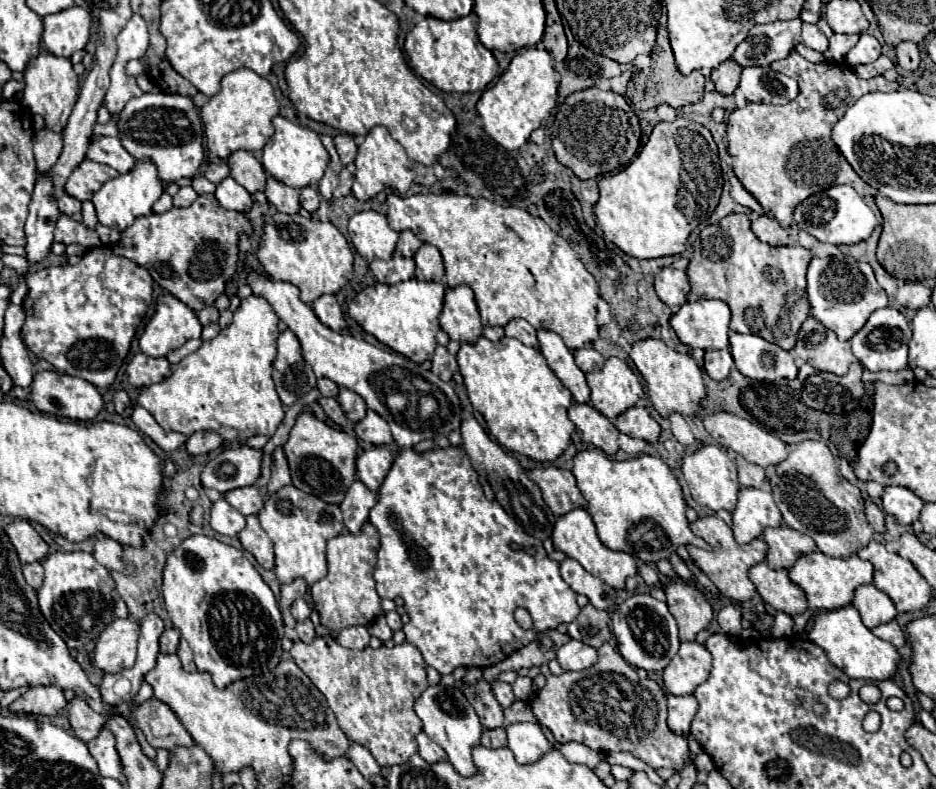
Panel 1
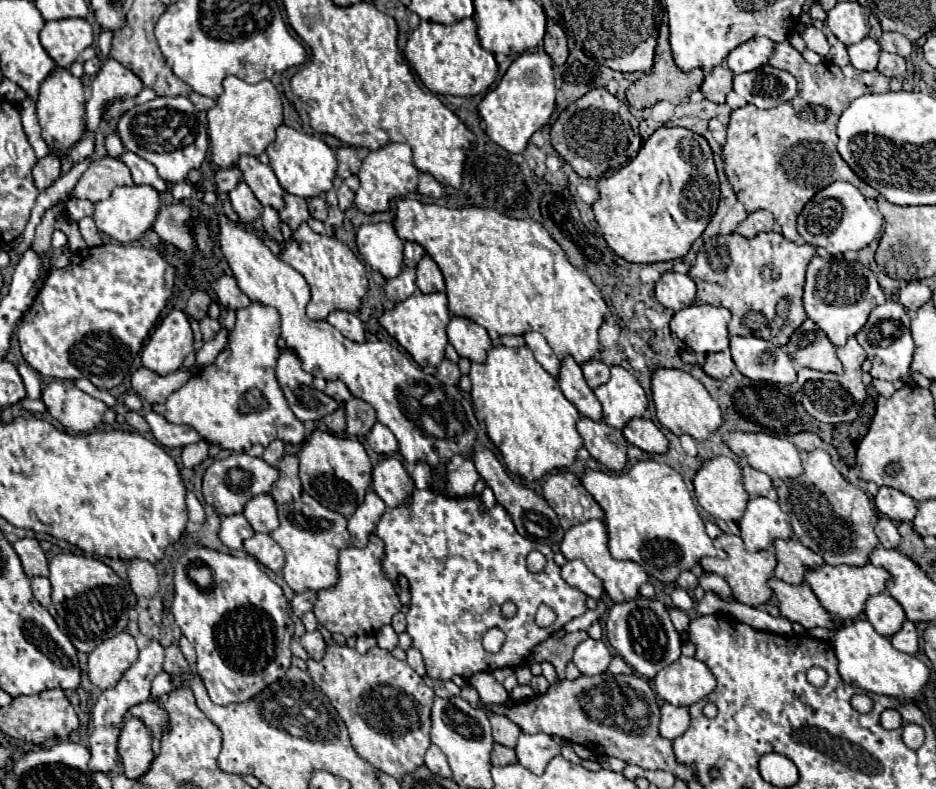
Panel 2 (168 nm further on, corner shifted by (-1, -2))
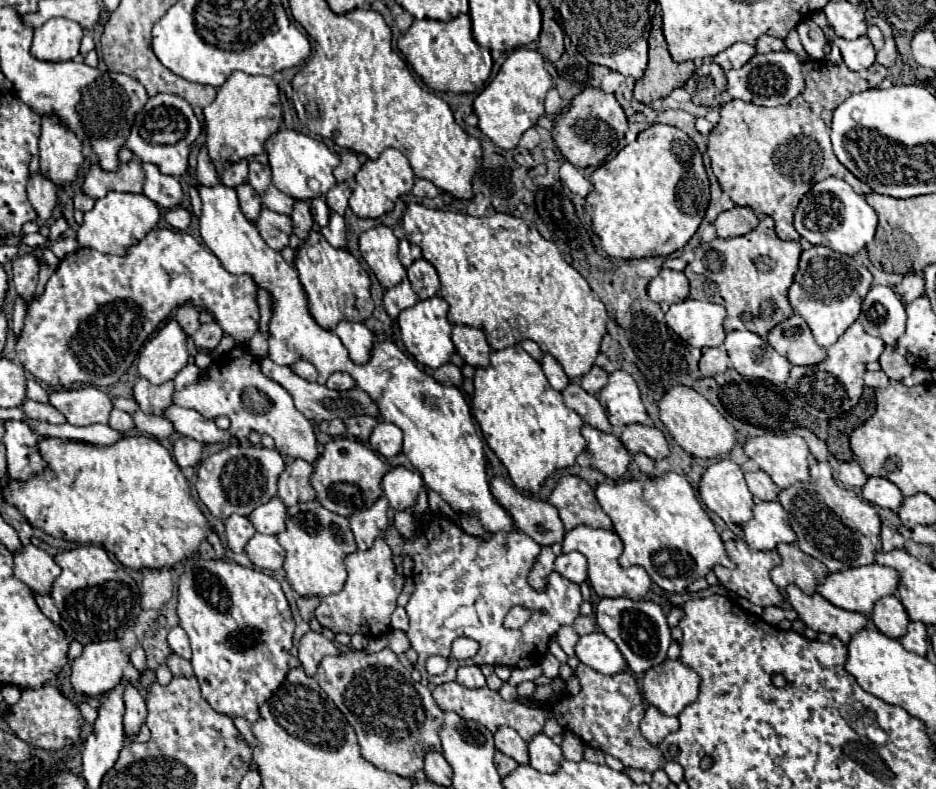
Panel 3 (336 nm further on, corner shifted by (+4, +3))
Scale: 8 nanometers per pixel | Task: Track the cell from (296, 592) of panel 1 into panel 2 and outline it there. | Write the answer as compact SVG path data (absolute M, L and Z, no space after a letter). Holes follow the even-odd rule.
M302 591L302 593L296 593L296 595L294 595L294 599L290 601L294 615L302 617L306 611L310 611L310 609L312 609L314 601L316 601L316 593L314 593L314 591Z

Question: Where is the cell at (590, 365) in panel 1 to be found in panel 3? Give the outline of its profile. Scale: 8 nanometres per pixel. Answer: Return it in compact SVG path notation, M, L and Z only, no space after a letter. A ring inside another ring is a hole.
M593 366L583 378L581 378L581 388L593 396L601 392L601 388L607 384L607 372L599 366Z

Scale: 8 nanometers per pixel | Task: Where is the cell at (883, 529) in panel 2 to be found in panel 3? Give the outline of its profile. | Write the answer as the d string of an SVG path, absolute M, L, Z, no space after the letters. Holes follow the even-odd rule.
M889 526L881 528L881 538L883 538L883 550L885 552L891 552L895 548L903 548L903 544L905 544L905 538L899 532L891 530Z

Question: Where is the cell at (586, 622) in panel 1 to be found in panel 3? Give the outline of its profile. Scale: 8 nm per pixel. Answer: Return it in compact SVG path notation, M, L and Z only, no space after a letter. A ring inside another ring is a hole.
M562 626L556 632L554 638L568 657L575 656L575 645L579 640L579 636L572 626Z

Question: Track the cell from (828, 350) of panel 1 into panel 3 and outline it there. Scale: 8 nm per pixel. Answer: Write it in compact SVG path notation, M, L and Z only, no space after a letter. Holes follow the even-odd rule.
M797 314L773 326L767 334L767 342L791 364L809 366L825 360L825 348L815 342L809 326Z

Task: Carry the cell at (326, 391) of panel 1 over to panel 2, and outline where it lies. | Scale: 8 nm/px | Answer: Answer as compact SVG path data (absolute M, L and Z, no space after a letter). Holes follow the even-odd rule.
M328 381L324 393L326 393L328 397L336 399L338 403L344 403L344 401L348 401L348 399L352 397L350 391L348 391L348 387L346 387L342 381Z

